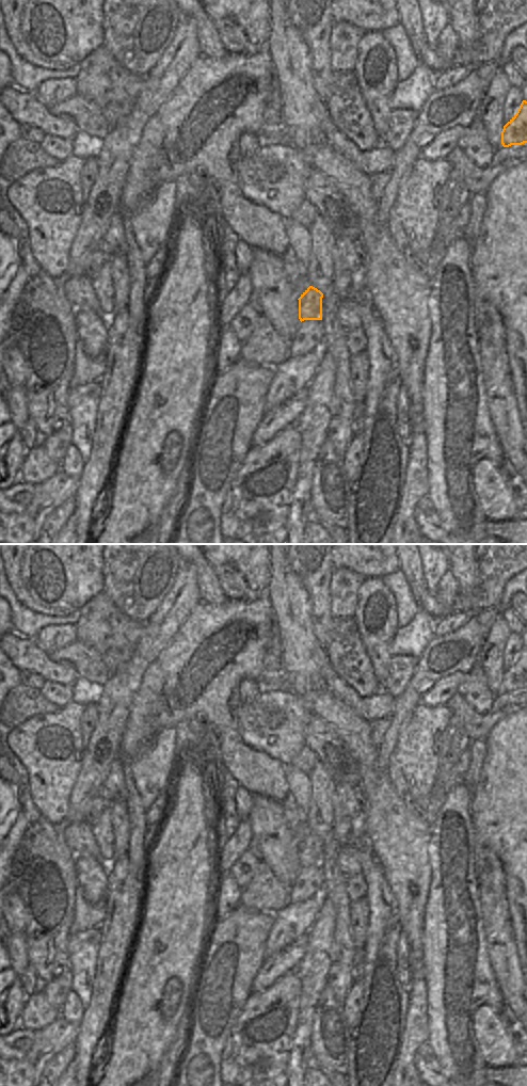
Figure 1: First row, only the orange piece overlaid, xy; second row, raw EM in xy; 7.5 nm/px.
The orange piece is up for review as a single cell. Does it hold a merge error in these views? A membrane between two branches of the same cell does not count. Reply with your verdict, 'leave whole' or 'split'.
leave whole

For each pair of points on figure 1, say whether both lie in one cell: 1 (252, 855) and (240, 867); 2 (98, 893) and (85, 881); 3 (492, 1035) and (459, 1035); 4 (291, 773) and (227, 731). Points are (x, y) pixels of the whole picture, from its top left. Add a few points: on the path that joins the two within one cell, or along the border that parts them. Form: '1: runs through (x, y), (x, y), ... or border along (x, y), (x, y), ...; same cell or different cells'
1: runs through (249, 858), (241, 864); same cell
2: runs through (95, 890), (89, 883); same cell
3: border along (475, 1010), (474, 1035), (482, 1058); different cells
4: border along (287, 766), (286, 783), (290, 795); different cells

